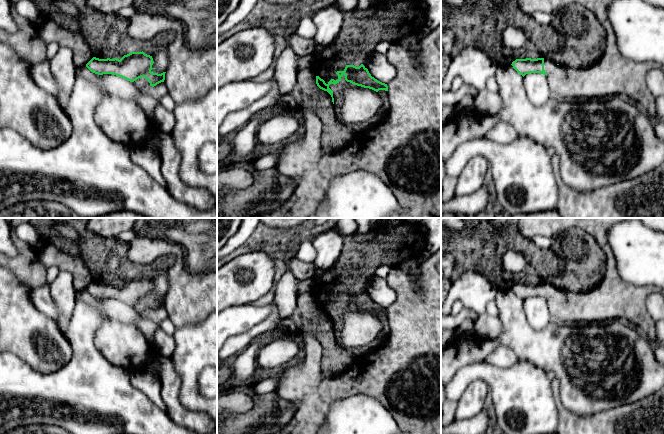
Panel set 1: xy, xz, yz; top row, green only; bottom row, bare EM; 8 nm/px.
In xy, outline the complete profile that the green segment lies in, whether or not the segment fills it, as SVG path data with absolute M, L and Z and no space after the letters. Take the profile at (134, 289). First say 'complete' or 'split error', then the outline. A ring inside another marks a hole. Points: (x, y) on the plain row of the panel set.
complete | M131 276L124 279L120 284L114 283L99 283L93 281L86 291L93 297L98 299L112 298L122 301L130 306L134 306L141 301L145 301L150 310L154 311L157 308L164 306L165 297L152 297L154 285L152 280L142 276Z

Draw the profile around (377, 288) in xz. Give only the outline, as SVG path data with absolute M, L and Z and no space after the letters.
M373 276L364 284L363 289L368 293L372 301L385 308L388 308L397 297L395 291L389 287L385 278L377 276Z

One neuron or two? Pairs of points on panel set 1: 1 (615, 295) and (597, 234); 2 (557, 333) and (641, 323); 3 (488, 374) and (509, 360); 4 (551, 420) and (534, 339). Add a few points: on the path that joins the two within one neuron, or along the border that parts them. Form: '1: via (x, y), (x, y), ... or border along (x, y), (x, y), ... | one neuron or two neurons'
1: via (612, 280), (611, 259), (607, 249) | one neuron
2: border along (618, 318), (612, 321), (595, 323) | two neurons
3: border along (518, 359), (505, 368), (497, 368), (484, 360) | two neurons
4: border along (518, 359), (527, 359), (546, 373) | two neurons

